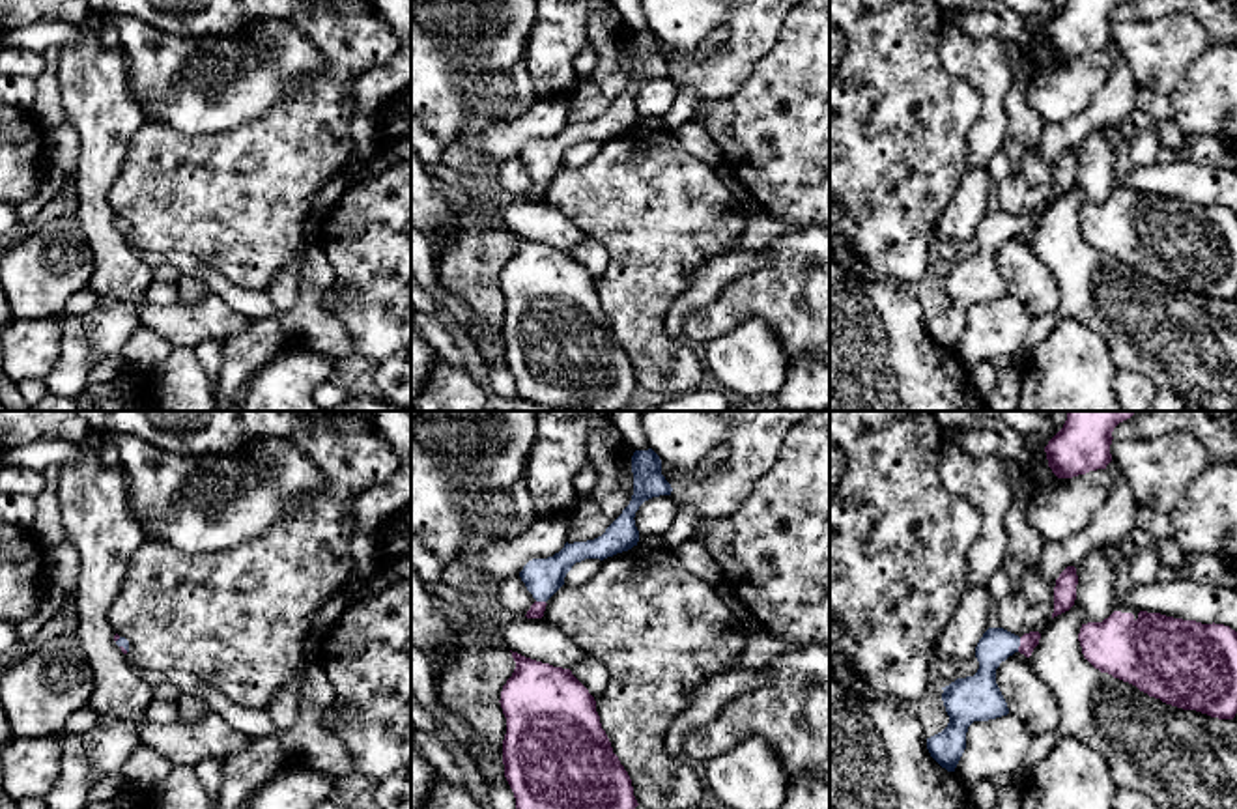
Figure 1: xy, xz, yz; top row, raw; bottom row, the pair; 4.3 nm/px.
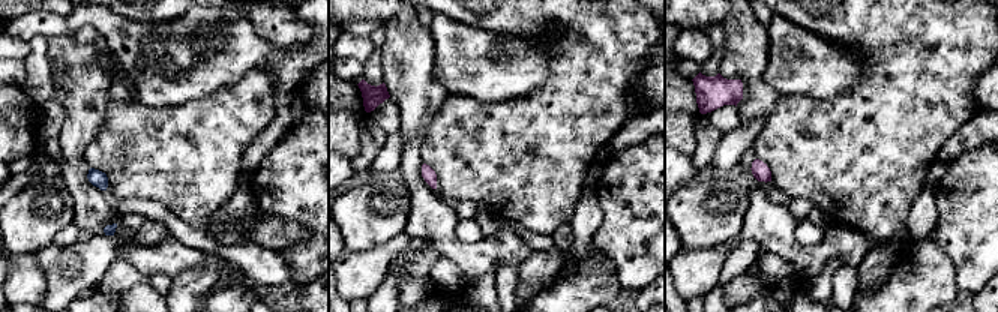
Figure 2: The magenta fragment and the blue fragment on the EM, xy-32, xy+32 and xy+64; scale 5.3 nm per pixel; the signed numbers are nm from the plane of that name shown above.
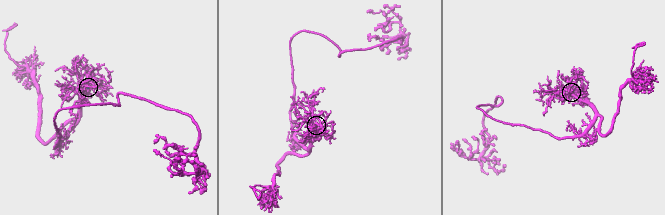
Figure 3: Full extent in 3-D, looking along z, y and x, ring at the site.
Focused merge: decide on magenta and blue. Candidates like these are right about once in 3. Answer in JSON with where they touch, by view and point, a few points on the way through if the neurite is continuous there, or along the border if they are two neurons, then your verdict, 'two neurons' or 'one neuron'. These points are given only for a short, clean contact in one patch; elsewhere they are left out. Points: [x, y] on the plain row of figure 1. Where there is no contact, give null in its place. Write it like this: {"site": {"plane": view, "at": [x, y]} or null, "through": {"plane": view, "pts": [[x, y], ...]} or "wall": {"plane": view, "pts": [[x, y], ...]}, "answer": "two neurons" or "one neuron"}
{"site": {"plane": "yz", "at": [1021, 227]}, "through": {"plane": "yz", "pts": [[1028, 223], [1021, 227], [996, 227]]}, "answer": "one neuron"}

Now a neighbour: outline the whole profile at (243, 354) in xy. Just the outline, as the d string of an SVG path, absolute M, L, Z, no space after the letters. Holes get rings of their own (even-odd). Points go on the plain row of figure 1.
M262 318L224 340L213 411L235 411L249 379L284 349L286 338L278 319Z

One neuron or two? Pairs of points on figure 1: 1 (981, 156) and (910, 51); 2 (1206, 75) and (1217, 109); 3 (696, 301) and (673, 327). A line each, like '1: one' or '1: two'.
1: two
2: one
3: one

